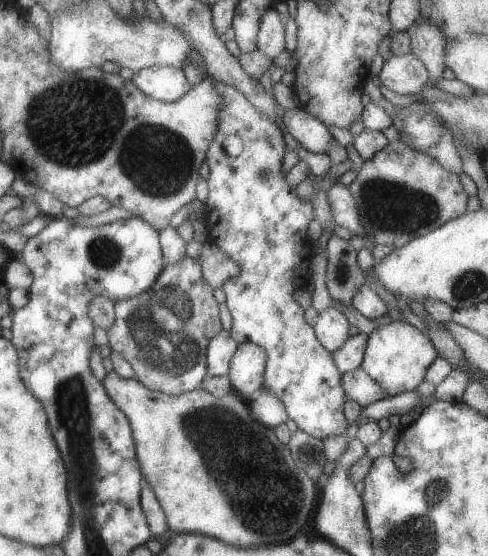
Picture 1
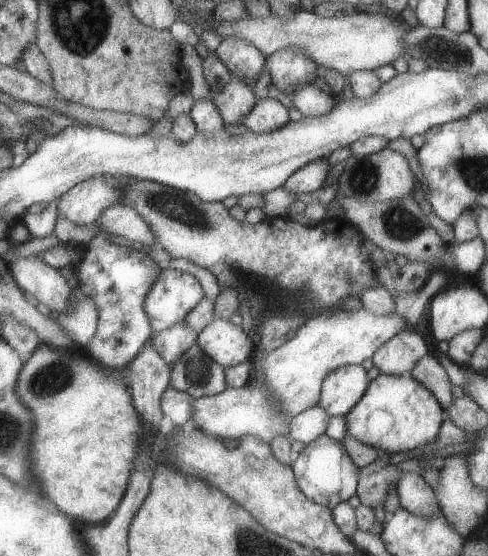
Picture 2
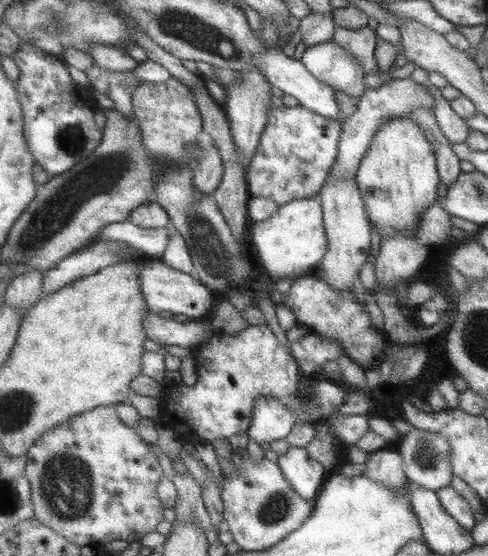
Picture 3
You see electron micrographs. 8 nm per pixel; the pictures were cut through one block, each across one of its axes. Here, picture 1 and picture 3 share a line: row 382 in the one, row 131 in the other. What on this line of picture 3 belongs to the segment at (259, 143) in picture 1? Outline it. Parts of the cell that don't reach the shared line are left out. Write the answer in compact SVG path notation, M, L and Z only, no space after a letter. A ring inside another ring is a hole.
M300 105L273 106L267 115L267 125L246 170L250 194L271 198L279 205L316 196L336 160L342 121L326 118Z

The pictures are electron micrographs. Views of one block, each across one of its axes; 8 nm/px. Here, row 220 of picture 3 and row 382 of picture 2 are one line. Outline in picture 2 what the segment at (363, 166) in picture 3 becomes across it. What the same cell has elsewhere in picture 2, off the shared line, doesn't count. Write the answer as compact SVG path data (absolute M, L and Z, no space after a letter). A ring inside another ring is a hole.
M380 373L375 380L369 382L368 390L360 398L358 404L346 415L347 434L359 440L366 446L374 447L382 453L394 454L416 450L420 446L430 444L437 439L442 422L446 419L446 412L441 404L423 384L420 384L412 375L395 377Z

